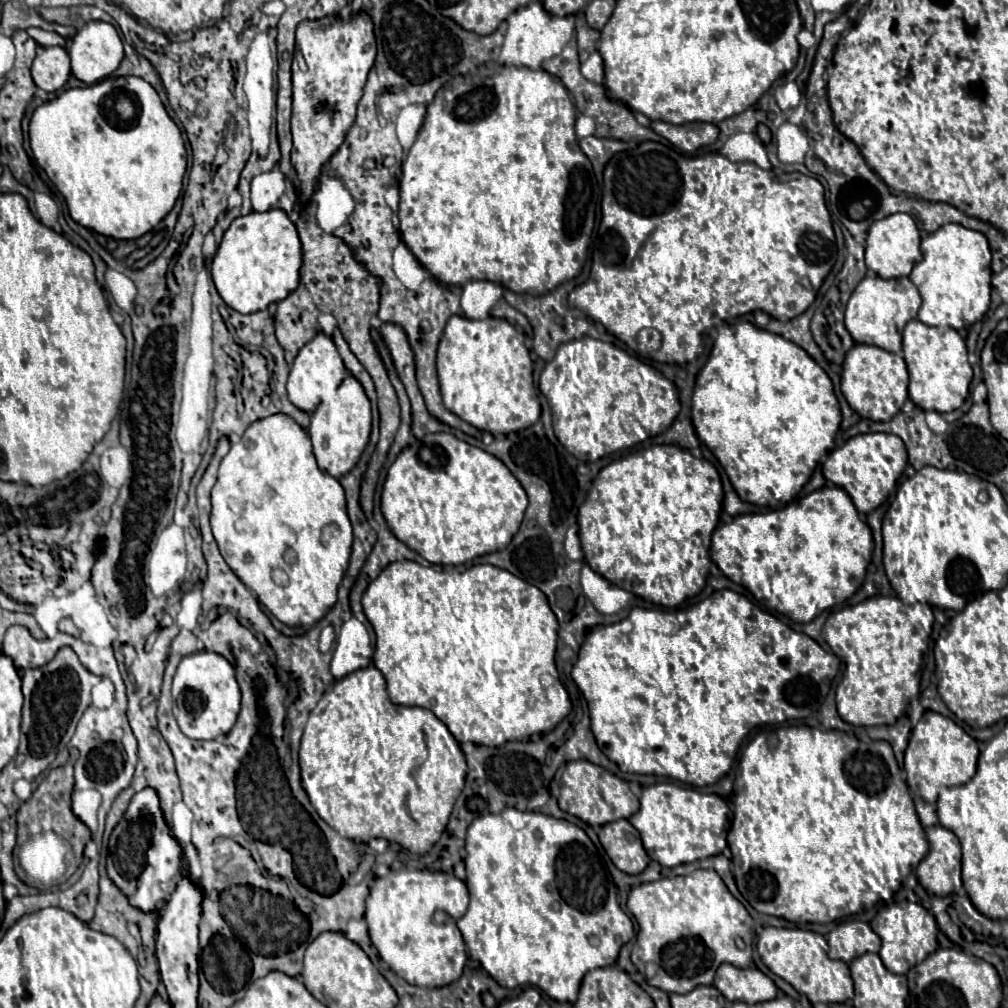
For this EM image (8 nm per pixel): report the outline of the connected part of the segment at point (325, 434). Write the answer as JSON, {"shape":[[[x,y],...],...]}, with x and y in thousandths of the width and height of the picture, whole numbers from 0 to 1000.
{"shape":[[[349,372],[341,374],[341,378],[333,386],[333,390],[312,406],[310,418],[306,424],[312,451],[313,451],[317,465],[325,467],[331,473],[339,473],[341,469],[345,469],[345,465],[349,465],[353,461],[353,457],[357,455],[357,451],[365,439],[367,418],[369,418],[367,398],[361,390],[361,384],[357,382],[357,378],[353,374],[349,374]]]}

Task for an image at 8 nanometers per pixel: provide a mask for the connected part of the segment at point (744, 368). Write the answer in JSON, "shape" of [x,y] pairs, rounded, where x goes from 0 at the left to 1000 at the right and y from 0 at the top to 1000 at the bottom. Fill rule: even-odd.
{"shape":[[[732,318],[714,328],[704,354],[690,374],[687,420],[694,438],[710,451],[736,497],[776,505],[792,493],[812,457],[827,445],[835,410],[819,368],[790,340],[776,332]]]}

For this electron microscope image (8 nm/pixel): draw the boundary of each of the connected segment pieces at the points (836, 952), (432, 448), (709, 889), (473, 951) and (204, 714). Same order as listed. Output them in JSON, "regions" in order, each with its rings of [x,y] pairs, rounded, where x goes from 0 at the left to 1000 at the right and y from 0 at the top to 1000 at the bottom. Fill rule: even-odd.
{"regions":[[[[837,914],[821,926],[821,949],[845,953],[857,945],[873,943],[873,930],[857,914]]],[[[429,430],[401,443],[387,461],[379,485],[379,509],[389,529],[409,547],[433,561],[456,561],[500,545],[512,531],[522,503],[522,487],[494,453],[452,436],[448,430]]],[[[692,862],[683,870],[657,870],[647,876],[637,876],[625,884],[621,900],[635,920],[627,941],[627,955],[641,969],[643,977],[659,981],[661,985],[683,985],[692,977],[704,977],[714,955],[726,955],[738,961],[746,953],[746,910],[706,862]],[[730,930],[738,932],[740,941],[730,939]],[[645,955],[649,965],[641,963]]],[[[500,803],[498,807],[480,807],[476,811],[472,811],[466,820],[464,820],[464,828],[462,828],[462,878],[466,884],[466,900],[462,904],[460,910],[456,910],[454,922],[460,928],[462,939],[466,943],[466,949],[476,953],[478,959],[498,977],[498,979],[514,979],[514,977],[528,977],[538,981],[544,989],[552,991],[552,993],[565,993],[569,995],[573,989],[573,981],[575,981],[575,973],[579,969],[581,963],[585,961],[593,961],[593,959],[603,959],[611,955],[613,943],[619,936],[625,934],[625,930],[629,928],[629,920],[625,910],[615,902],[613,898],[613,888],[611,888],[611,878],[607,876],[607,872],[603,870],[603,866],[599,864],[599,860],[595,858],[593,846],[589,836],[585,834],[585,830],[571,820],[569,816],[563,816],[560,813],[552,813],[540,807],[530,807],[530,805],[514,805],[514,803]]],[[[198,646],[179,656],[171,676],[173,711],[181,727],[188,733],[214,733],[230,723],[238,705],[238,682],[232,672],[232,662],[216,648]]]]}

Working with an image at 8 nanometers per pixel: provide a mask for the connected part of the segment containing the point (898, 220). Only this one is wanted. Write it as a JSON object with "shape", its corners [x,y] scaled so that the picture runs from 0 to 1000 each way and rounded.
{"shape":[[[887,211],[863,223],[858,245],[858,261],[863,269],[867,269],[875,277],[899,275],[911,259],[915,259],[913,229],[901,211]]]}

